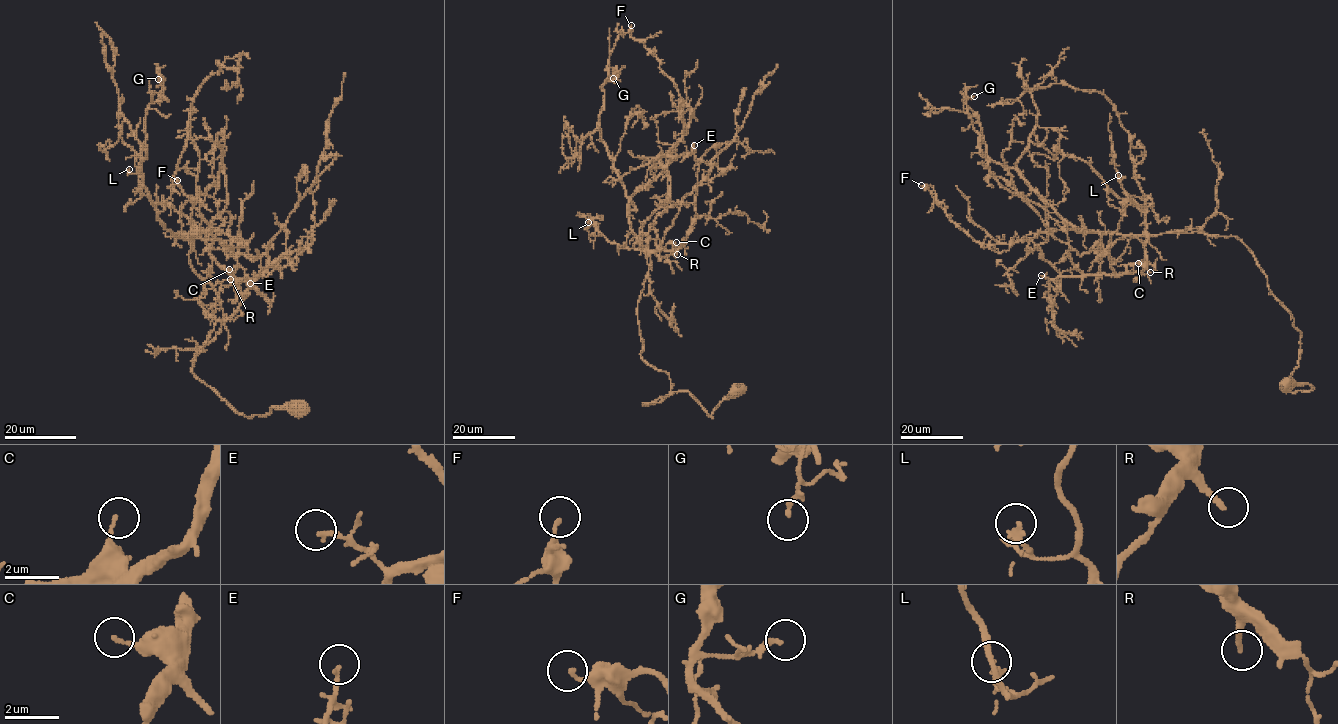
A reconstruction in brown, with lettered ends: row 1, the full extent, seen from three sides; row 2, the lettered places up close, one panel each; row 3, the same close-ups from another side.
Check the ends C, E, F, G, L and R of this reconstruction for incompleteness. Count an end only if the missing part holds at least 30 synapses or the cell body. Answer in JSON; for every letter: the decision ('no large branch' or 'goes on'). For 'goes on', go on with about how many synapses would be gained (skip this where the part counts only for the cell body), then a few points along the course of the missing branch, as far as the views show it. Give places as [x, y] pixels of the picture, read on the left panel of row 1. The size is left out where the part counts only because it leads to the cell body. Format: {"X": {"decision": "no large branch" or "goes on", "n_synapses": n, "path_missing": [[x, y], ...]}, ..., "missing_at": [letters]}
{"C": {"decision": "no large branch"}, "E": {"decision": "goes on", "n_synapses": 30, "path_missing": [[250, 283], [245, 276], [255, 270]]}, "F": {"decision": "no large branch"}, "G": {"decision": "no large branch"}, "L": {"decision": "no large branch"}, "R": {"decision": "no large branch"}, "missing_at": ["E"]}

